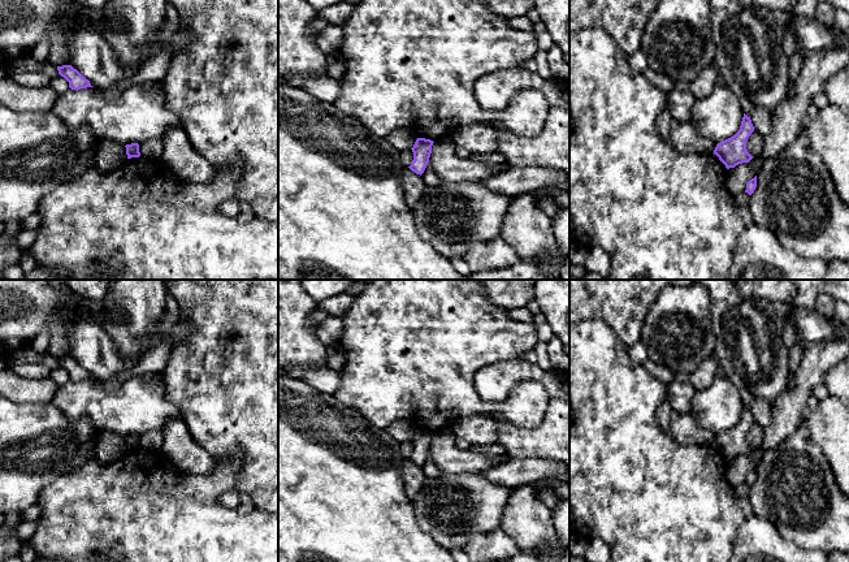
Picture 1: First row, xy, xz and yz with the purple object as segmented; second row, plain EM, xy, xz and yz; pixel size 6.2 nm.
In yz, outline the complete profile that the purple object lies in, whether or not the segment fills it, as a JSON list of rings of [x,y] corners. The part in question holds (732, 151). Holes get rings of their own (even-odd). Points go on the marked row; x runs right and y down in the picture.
[[[744,113],[740,130],[731,138],[716,144],[714,154],[727,169],[749,163],[753,156],[746,151],[746,140],[754,131],[750,117]]]

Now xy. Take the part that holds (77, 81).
[[[72,65],[57,66],[59,74],[69,82],[72,90],[81,90],[92,87],[90,81],[86,79],[77,69]]]

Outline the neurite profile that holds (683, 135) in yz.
[[[671,121],[668,142],[684,154],[712,154],[716,144],[697,133],[690,122]]]

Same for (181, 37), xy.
[[[178,22],[178,29],[173,33],[170,43],[170,59],[183,51],[191,40],[191,31]]]

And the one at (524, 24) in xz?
[[[525,16],[525,17],[511,17],[507,18],[508,23],[514,29],[519,29],[523,31],[533,31],[533,22]]]

